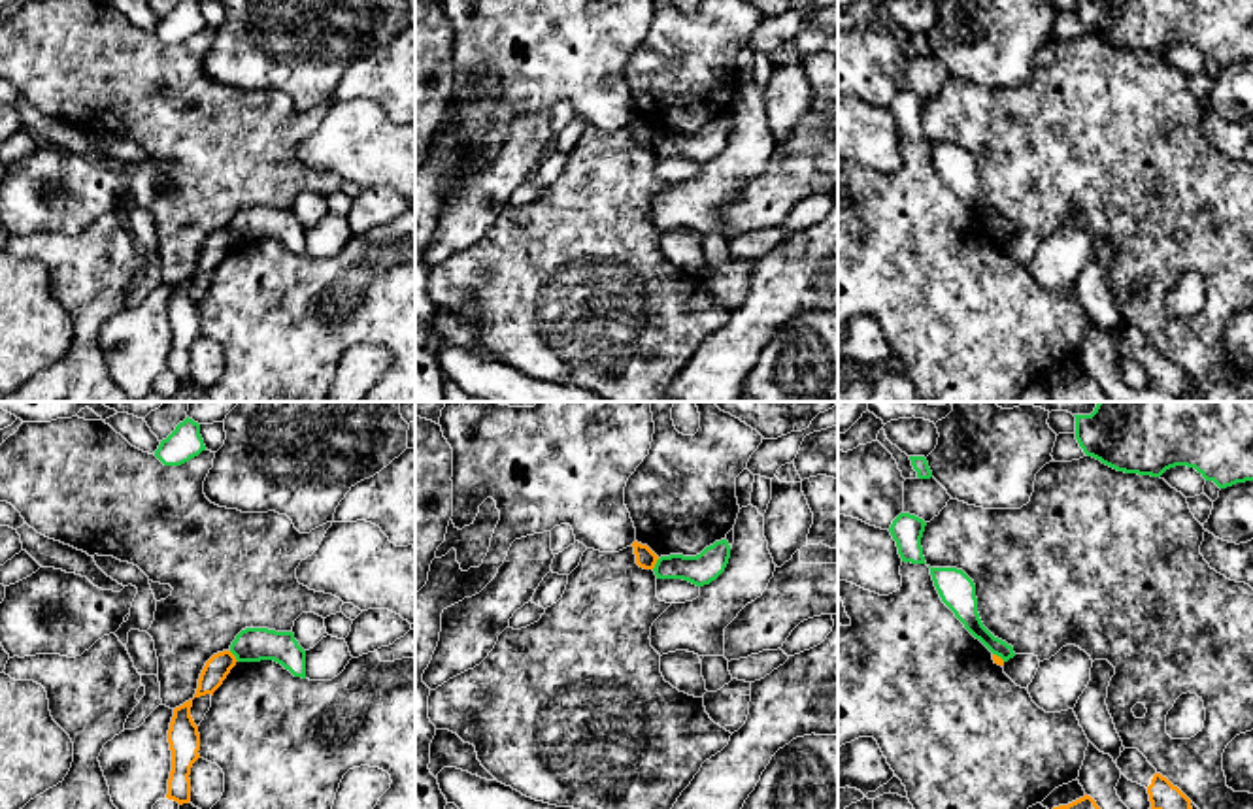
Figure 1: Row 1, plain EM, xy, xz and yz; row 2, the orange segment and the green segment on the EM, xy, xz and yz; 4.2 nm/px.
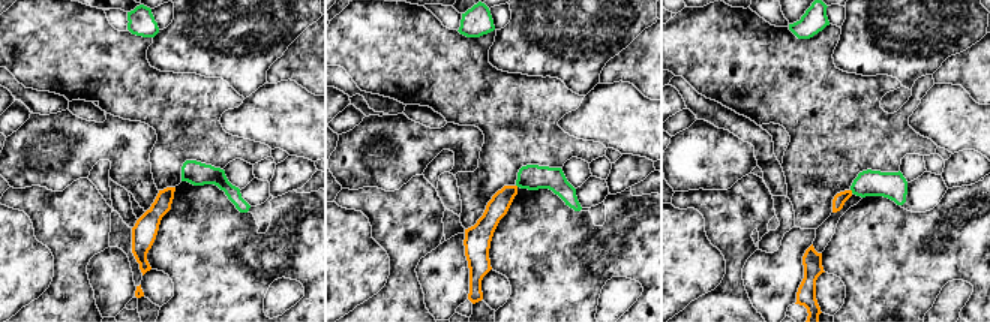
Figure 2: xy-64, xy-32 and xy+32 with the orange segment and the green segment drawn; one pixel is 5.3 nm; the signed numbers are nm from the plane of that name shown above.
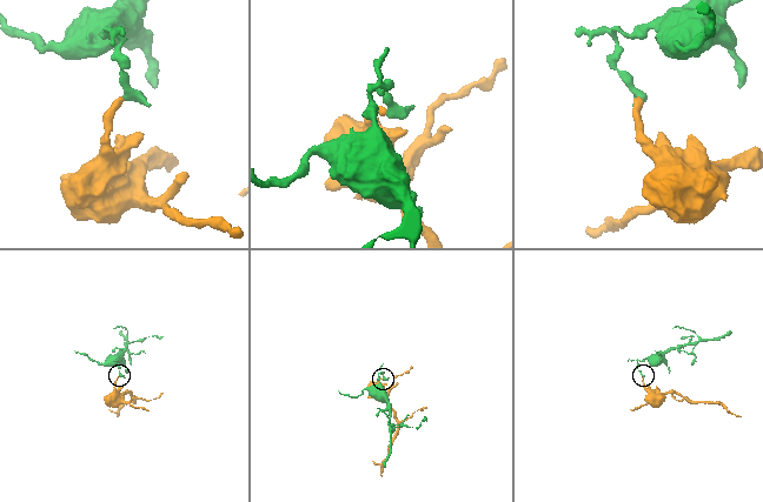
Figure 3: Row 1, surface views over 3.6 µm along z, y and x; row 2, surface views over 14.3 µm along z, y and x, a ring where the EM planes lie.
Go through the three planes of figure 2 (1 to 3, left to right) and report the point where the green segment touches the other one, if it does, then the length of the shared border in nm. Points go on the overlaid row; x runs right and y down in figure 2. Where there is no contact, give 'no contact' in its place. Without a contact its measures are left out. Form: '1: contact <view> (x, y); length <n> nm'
1: no contact
2: no contact
3: no contact

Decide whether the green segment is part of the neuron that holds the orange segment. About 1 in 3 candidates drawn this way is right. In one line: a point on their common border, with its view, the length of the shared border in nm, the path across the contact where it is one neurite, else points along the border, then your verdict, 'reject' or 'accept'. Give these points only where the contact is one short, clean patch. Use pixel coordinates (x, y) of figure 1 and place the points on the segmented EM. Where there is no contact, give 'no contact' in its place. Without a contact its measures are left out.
meets orange in xy at (234, 657); contact 60 nm long; border along xy (229, 651), (238, 660); reject

